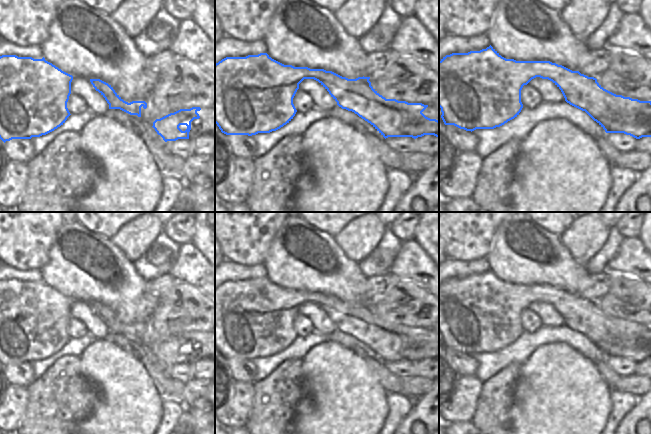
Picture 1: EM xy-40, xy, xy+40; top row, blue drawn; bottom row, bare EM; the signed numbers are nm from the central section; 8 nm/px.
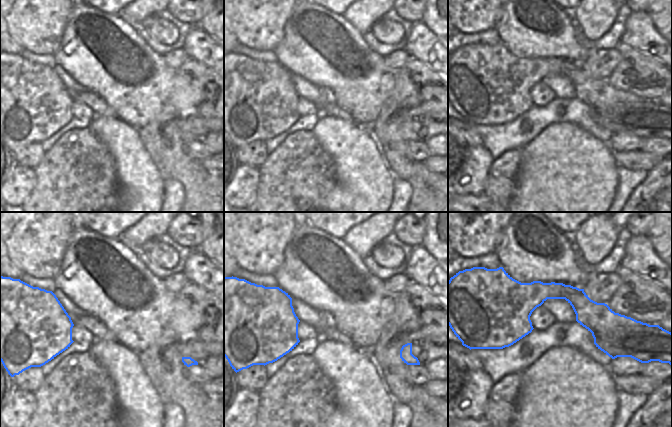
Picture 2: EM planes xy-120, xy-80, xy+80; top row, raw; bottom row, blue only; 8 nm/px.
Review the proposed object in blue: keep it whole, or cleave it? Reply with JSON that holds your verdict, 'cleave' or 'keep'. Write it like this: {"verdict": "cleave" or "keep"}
{"verdict": "cleave"}

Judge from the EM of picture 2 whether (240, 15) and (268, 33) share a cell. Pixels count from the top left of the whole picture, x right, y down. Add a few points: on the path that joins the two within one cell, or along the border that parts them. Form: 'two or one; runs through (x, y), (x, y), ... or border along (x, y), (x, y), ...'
one; runs through (247, 15), (250, 15), (261, 26)

